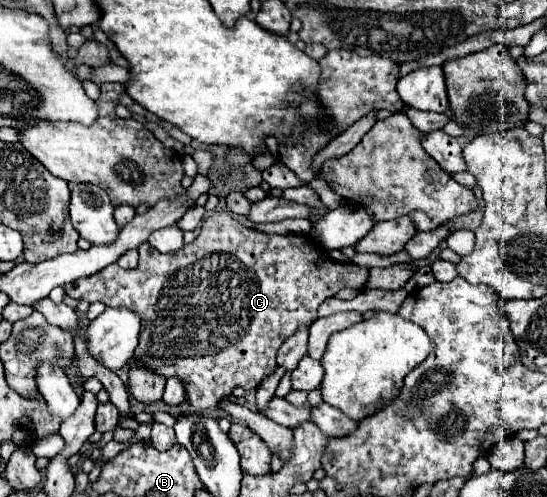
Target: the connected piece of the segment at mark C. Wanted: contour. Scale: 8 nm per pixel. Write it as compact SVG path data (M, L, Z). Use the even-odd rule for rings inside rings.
M213 212L207 220L203 220L203 226L201 226L201 234L197 236L195 242L191 244L185 244L181 250L173 252L173 254L161 254L159 250L155 250L151 244L141 244L139 246L139 266L135 270L123 270L119 268L117 264L111 264L107 266L105 270L93 274L93 276L87 276L87 278L79 278L75 282L69 282L63 286L65 294L75 298L75 300L87 300L89 304L93 302L103 302L105 306L111 306L111 308L121 308L125 306L127 310L135 312L141 316L141 336L139 336L139 344L135 348L135 354L133 354L133 360L137 366L145 366L147 370L163 376L163 378L179 378L183 388L185 388L185 396L187 396L187 402L193 406L195 412L201 412L201 410L207 410L207 408L215 408L219 398L225 398L229 396L237 386L245 388L245 390L251 390L251 388L257 388L261 384L261 380L269 374L275 372L277 368L277 362L275 362L275 354L277 350L281 348L281 344L293 336L297 332L299 326L307 326L311 322L317 320L317 308L327 300L327 298L333 298L341 288L355 288L355 290L363 290L363 286L367 284L367 278L369 278L369 268L363 268L363 266L357 266L357 264L341 264L341 262L331 262L327 260L327 266L321 266L325 262L323 258L323 252L321 252L321 246L315 244L309 236L297 236L297 234L287 234L287 236L273 236L273 234L261 234L261 232L255 232L251 228L245 228L241 226L235 218L229 216L229 212ZM187 384L193 388L193 392L187 392Z

